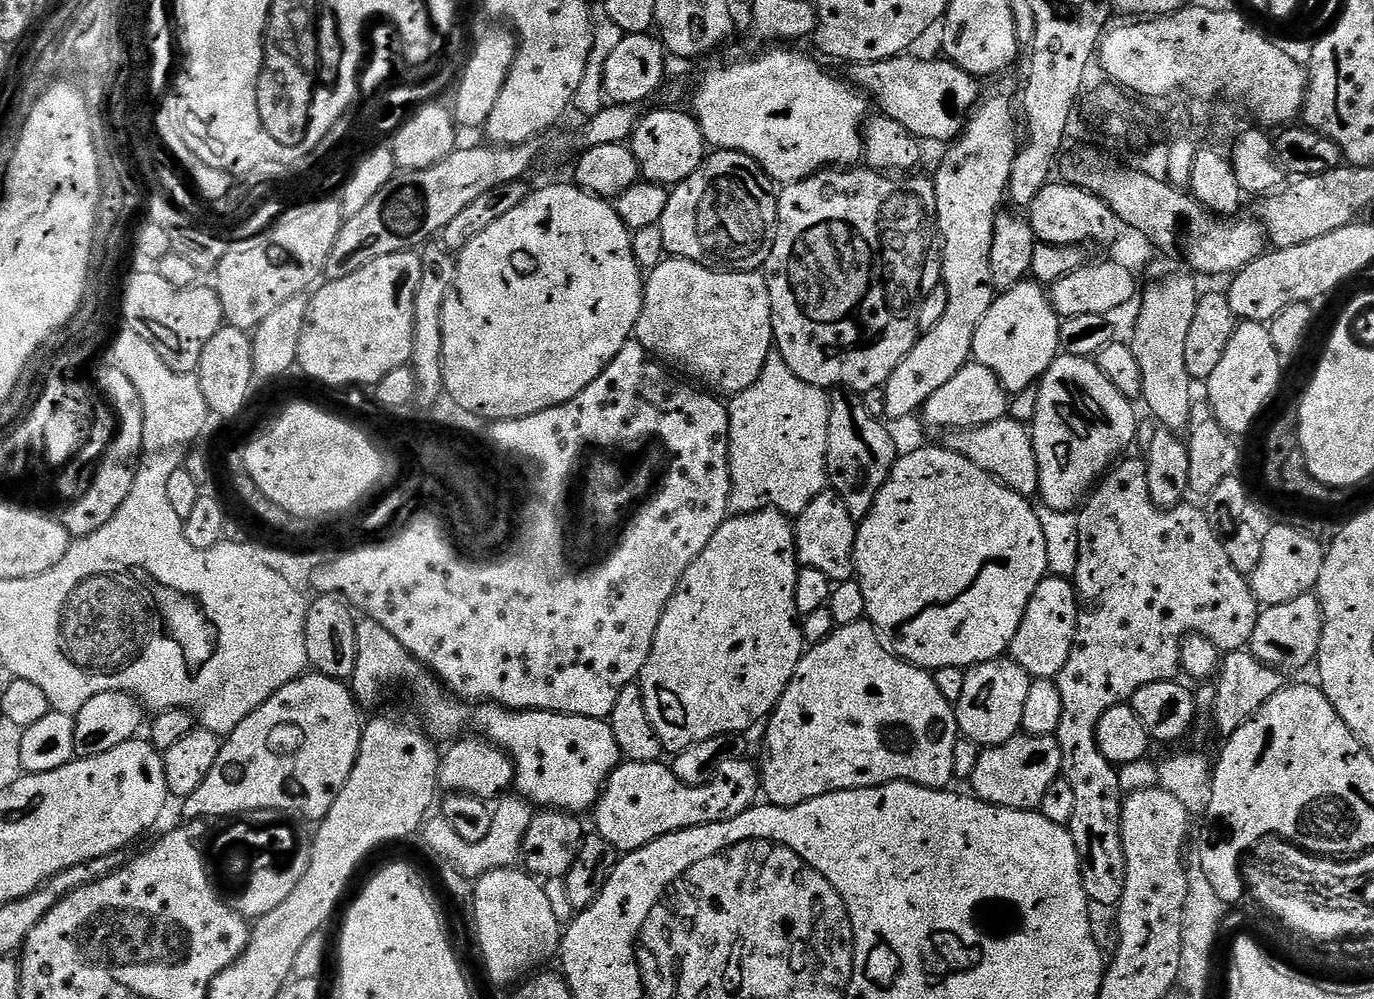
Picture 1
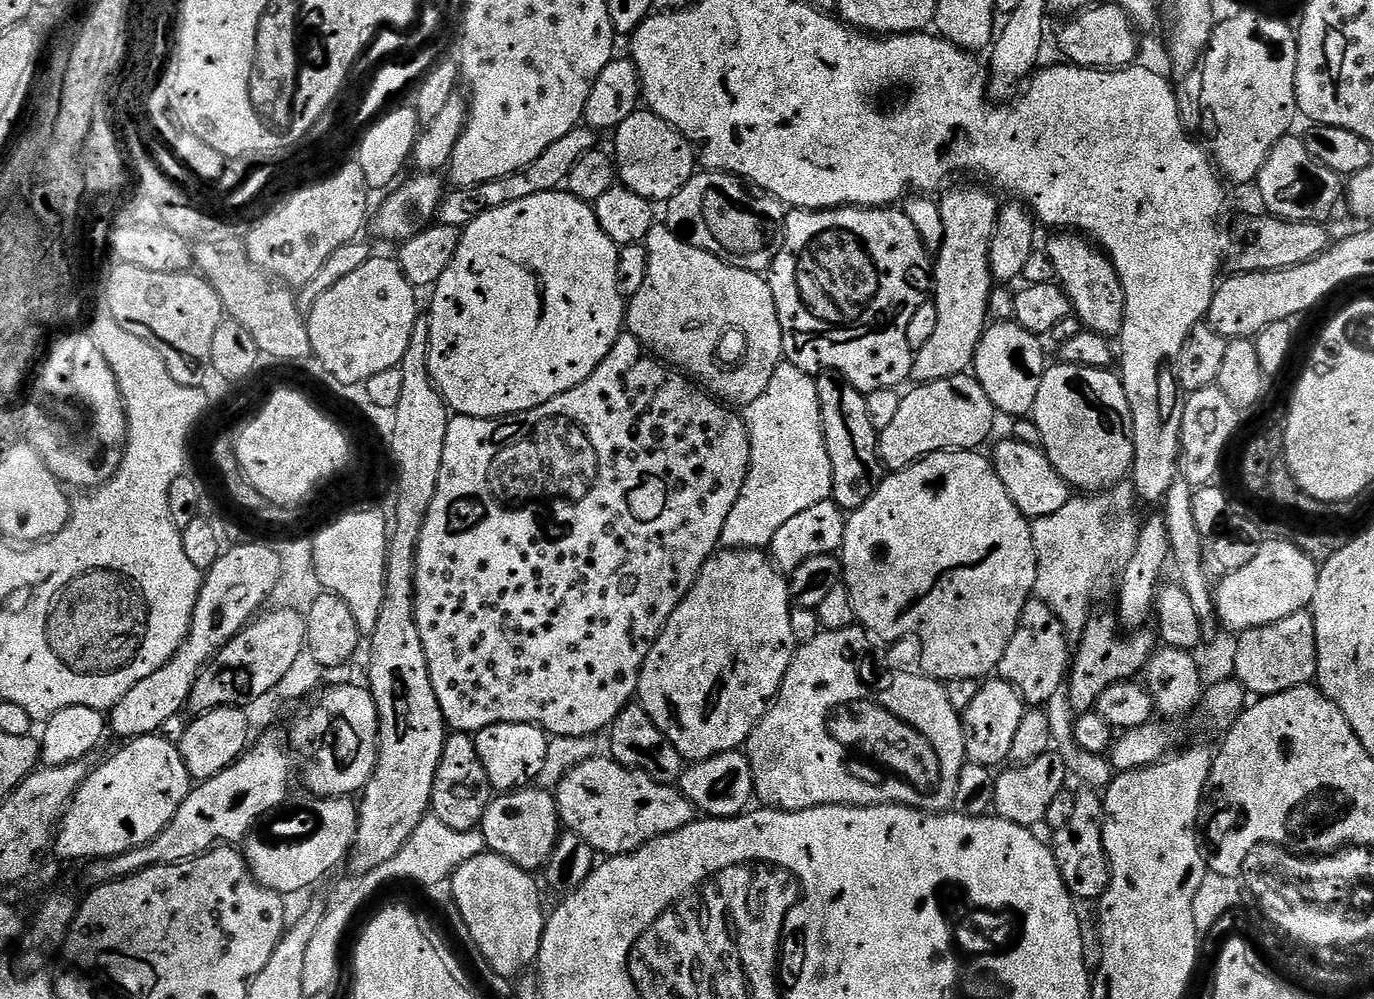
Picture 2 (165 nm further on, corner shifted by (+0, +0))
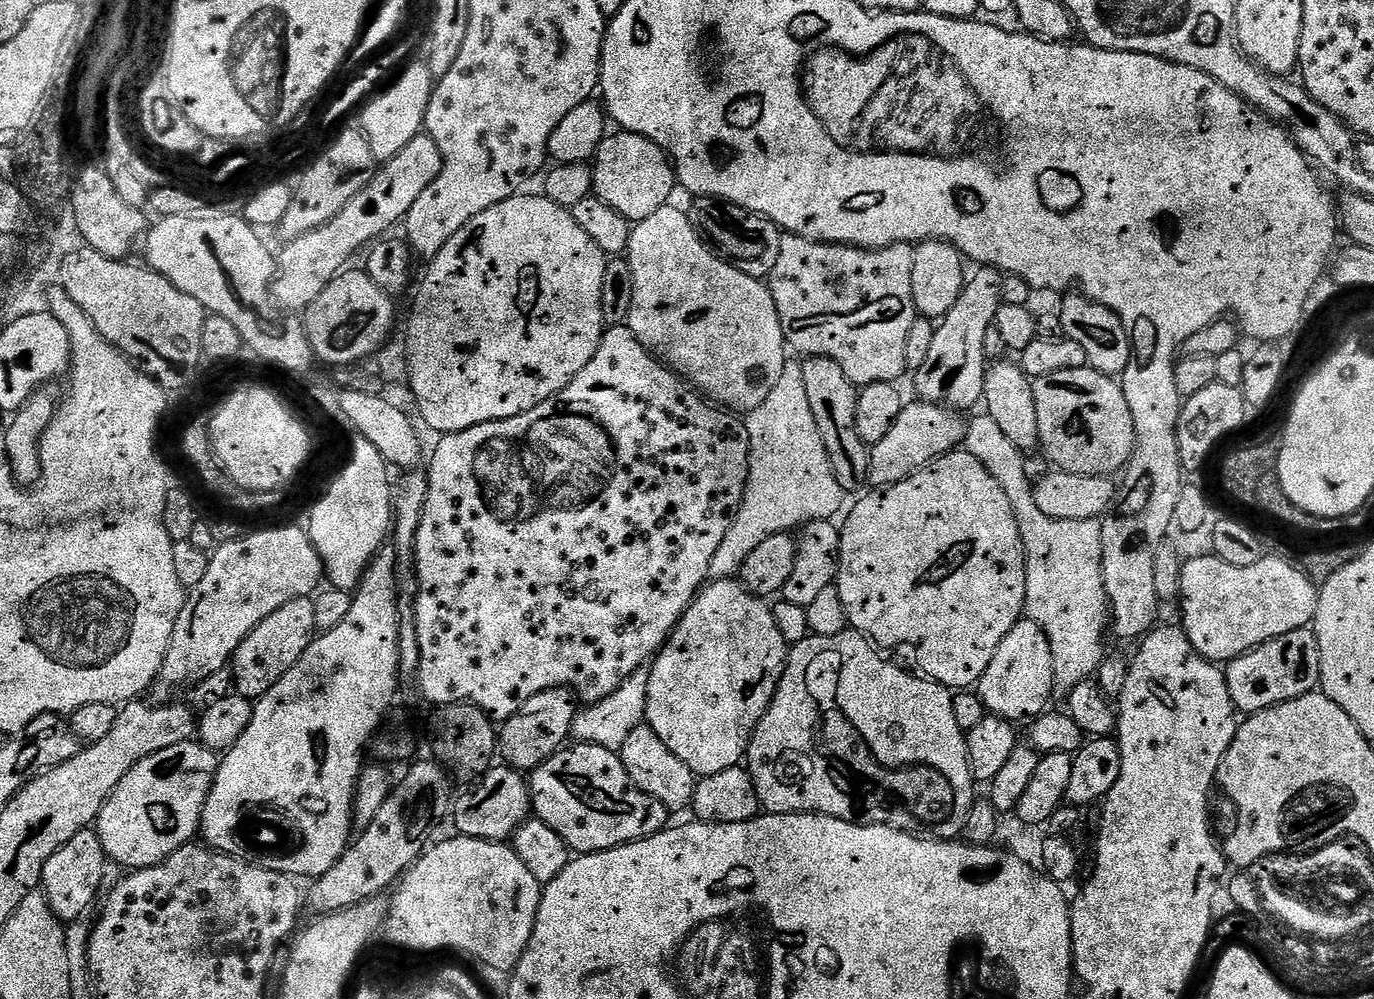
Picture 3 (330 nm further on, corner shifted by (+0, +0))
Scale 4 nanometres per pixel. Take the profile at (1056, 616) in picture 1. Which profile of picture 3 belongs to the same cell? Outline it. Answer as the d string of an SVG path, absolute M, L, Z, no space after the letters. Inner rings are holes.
M1022 618L1010 630L1010 634L1002 638L998 650L994 650L994 658L990 658L986 674L982 674L978 691L985 709L991 715L1013 722L1028 722L1049 707L1048 699L1053 699L1055 687L1054 658L1050 642L1042 626L1030 619Z

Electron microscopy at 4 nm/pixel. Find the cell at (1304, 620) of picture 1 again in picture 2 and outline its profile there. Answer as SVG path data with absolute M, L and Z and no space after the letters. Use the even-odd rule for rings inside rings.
M1305 610L1282 618L1270 626L1251 628L1239 633L1238 656L1235 659L1235 679L1253 697L1273 696L1291 688L1311 685L1316 678L1316 631L1311 611Z

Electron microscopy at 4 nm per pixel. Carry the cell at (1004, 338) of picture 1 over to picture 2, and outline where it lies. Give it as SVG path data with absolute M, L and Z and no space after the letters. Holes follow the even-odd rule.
M992 322L985 327L984 336L978 342L974 375L997 413L1004 415L1005 412L1008 418L1024 418L1031 413L1046 367L1044 348L1040 344L1043 344L1041 337L1015 322Z

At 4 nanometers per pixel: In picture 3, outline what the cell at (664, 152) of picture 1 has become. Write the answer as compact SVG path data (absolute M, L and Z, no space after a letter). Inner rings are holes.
M619 131L615 135L605 135L591 161L592 192L596 199L616 211L622 218L626 218L629 222L639 222L650 218L650 214L654 214L654 210L665 207L671 201L668 199L671 198L672 191L677 191L678 181L671 161L659 147L649 143L641 136L633 135L632 132Z

